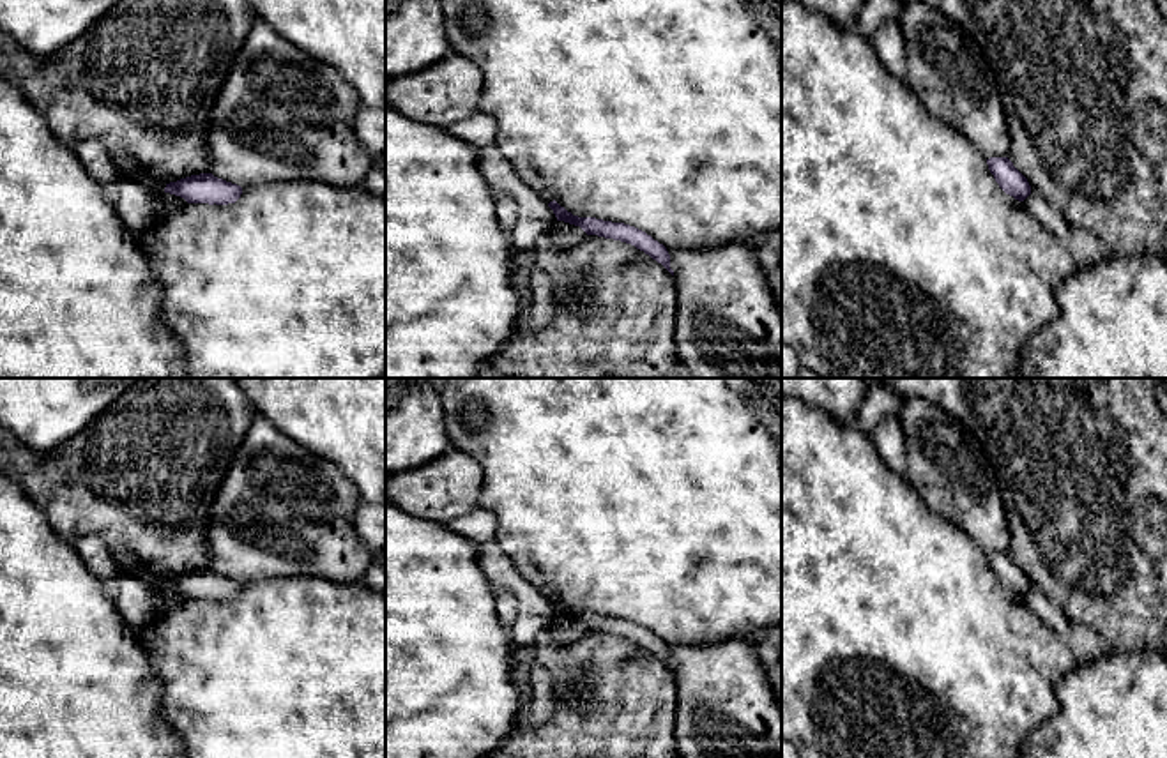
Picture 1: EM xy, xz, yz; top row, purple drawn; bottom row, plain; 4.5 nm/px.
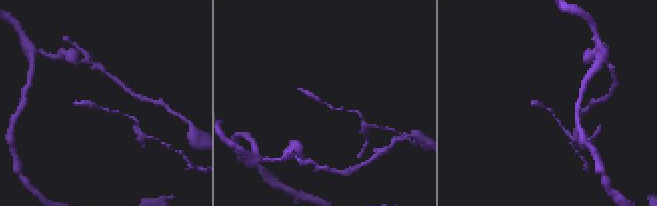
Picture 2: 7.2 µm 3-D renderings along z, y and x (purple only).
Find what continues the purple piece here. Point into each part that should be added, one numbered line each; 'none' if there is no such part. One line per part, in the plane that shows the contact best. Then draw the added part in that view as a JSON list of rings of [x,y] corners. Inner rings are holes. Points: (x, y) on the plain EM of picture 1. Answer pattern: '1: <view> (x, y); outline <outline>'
none

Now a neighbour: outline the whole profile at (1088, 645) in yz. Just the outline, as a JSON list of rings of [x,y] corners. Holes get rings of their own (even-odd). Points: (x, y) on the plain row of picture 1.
[[[1031,587],[1022,601],[1031,611],[1034,611],[1045,624],[1049,624],[1066,640],[1070,650],[1079,661],[1098,661],[1116,650],[1095,631],[1082,624],[1070,622],[1068,617],[1036,588]]]

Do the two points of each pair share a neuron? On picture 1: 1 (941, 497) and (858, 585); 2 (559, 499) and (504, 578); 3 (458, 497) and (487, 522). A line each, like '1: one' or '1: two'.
1: two
2: two
3: two

